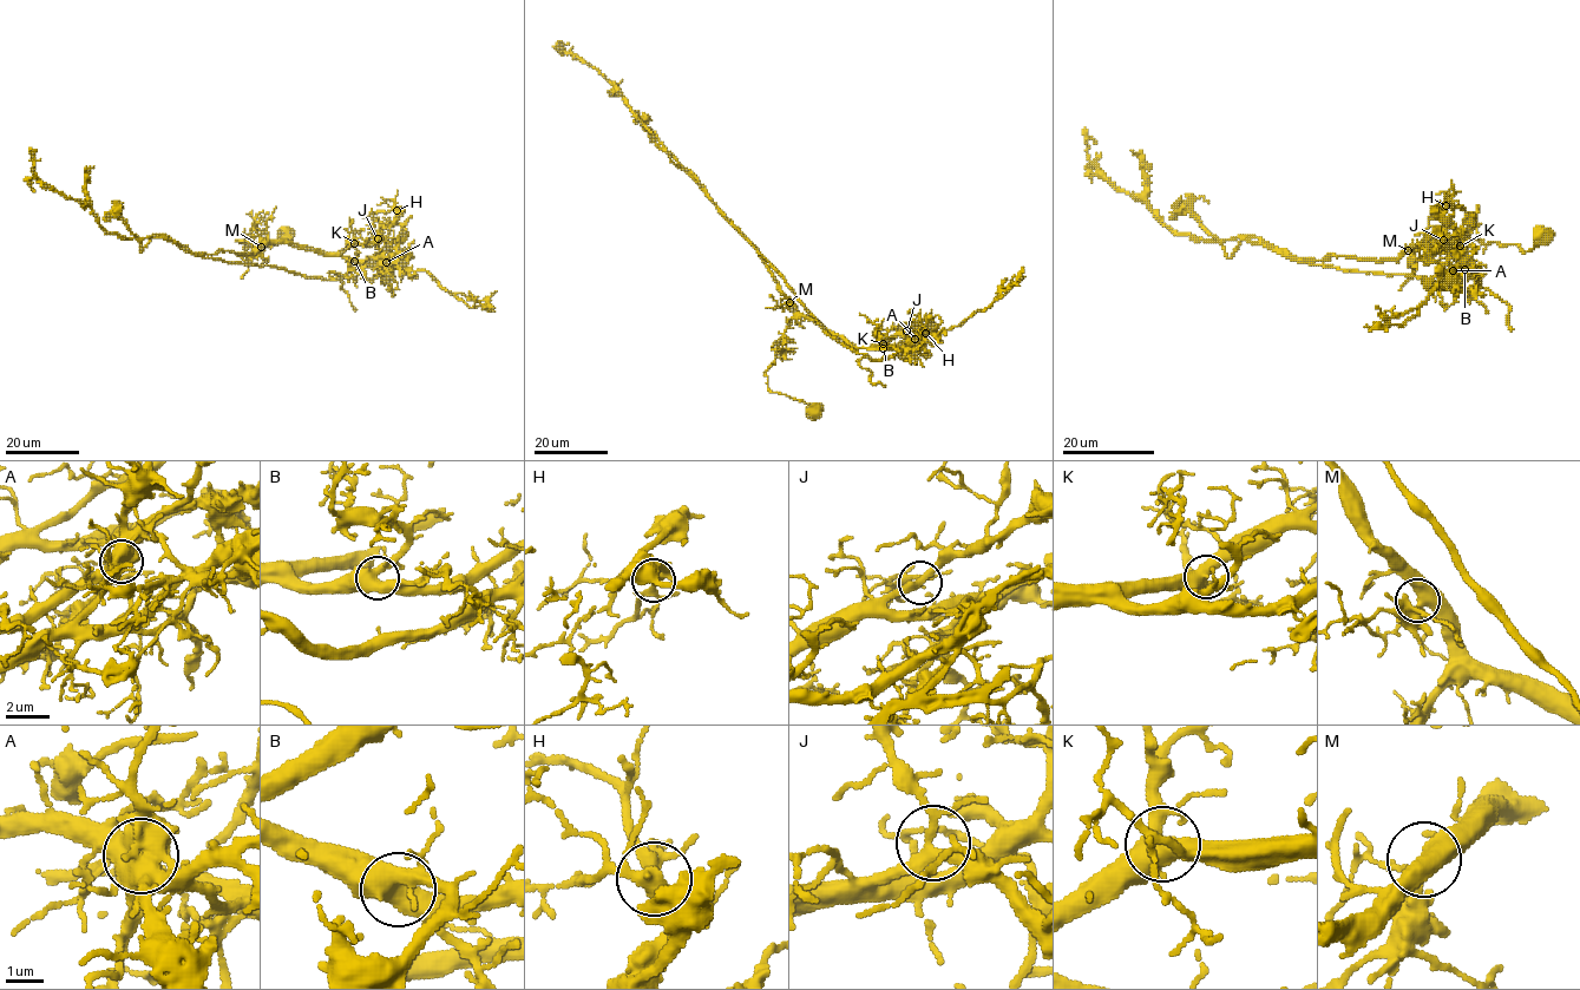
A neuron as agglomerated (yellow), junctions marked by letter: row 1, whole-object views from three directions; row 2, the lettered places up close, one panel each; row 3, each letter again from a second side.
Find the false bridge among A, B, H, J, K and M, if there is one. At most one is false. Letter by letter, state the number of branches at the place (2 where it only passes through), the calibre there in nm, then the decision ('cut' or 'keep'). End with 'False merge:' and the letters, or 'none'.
A: branches 4; calibre 650 nm; cut
B: branches 5; calibre 500 nm; keep
H: branches 6; calibre 400 nm; keep
J: branches 4; calibre 280 nm; keep
K: branches 5; calibre 480 nm; keep
M: branches 5; calibre 440 nm; keep
False merge: A

